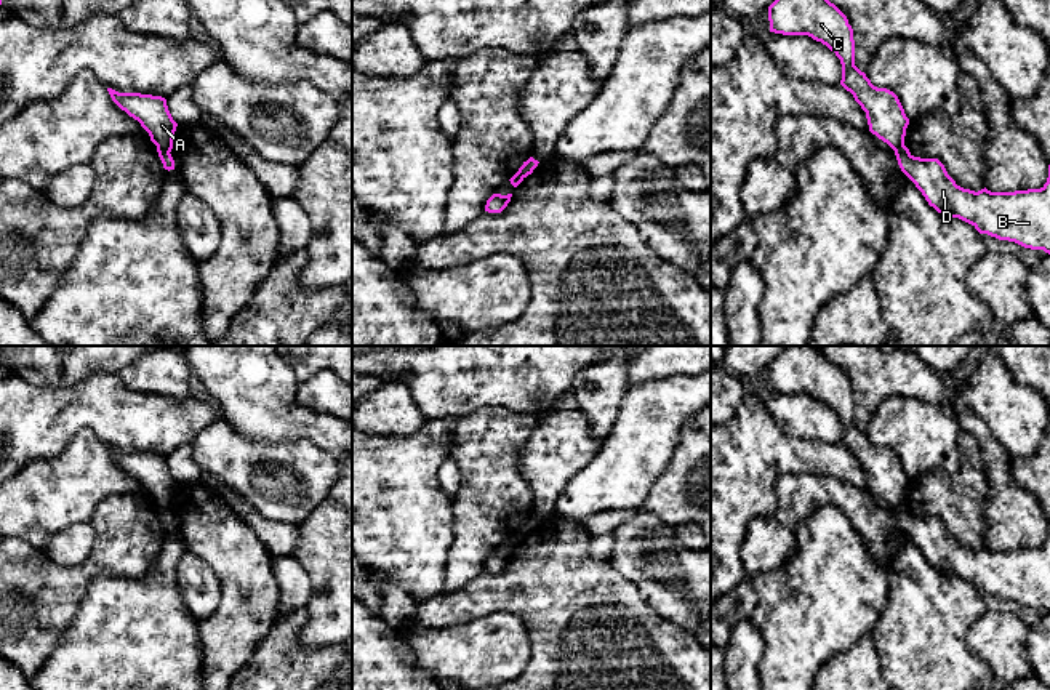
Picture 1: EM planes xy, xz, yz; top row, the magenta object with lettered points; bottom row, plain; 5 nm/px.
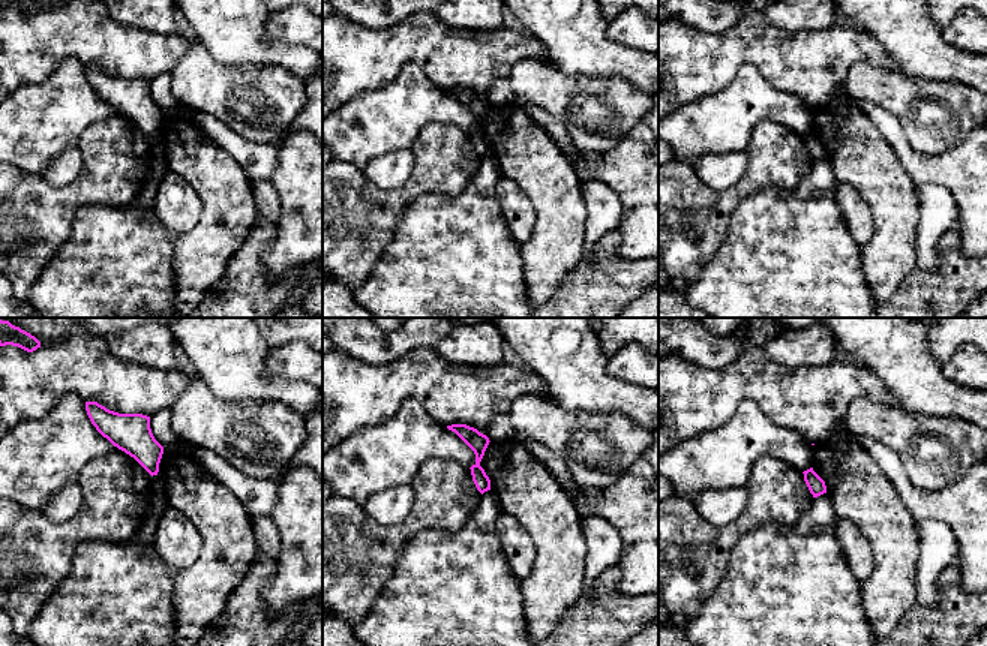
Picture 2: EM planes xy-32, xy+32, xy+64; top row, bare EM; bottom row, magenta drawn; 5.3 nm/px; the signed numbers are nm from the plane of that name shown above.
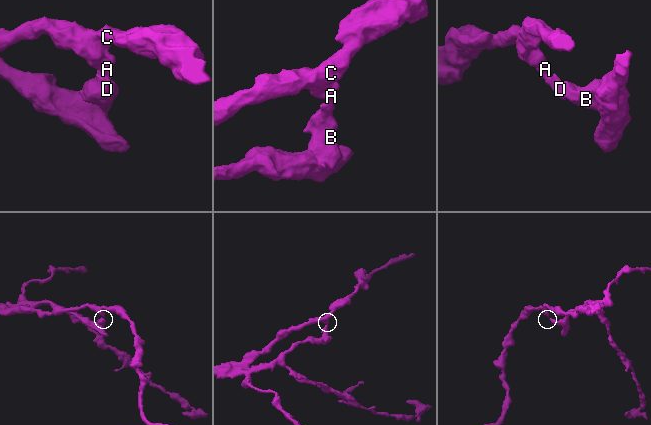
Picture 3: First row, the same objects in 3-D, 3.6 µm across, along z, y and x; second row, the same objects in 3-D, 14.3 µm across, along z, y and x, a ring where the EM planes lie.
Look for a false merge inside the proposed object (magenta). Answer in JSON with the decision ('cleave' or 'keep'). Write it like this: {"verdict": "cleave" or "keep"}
{"verdict": "cleave"}

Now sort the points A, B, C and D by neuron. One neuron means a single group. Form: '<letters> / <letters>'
A C / B D

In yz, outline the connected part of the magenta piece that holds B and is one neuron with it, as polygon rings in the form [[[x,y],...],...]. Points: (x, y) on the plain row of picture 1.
[[[904,503],[895,514],[901,530],[938,572],[959,576],[980,592],[1050,613],[1050,524],[1040,548],[975,551],[957,544],[938,517],[914,515]]]

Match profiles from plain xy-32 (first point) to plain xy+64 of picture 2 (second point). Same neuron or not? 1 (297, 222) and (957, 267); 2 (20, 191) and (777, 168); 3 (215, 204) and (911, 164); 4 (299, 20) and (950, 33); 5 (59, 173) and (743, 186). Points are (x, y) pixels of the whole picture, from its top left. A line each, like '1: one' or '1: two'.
1: two
2: one
3: two
4: one
5: two

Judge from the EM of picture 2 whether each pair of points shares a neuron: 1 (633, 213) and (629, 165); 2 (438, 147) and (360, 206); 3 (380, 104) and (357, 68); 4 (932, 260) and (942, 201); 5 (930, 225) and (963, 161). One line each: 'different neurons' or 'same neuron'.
1: same neuron
2: same neuron
3: different neurons
4: same neuron
5: different neurons

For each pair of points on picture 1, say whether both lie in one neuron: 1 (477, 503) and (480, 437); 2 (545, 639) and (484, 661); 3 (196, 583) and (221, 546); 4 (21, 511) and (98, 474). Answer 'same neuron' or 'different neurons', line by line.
1: same neuron
2: different neurons
3: different neurons
4: same neuron

